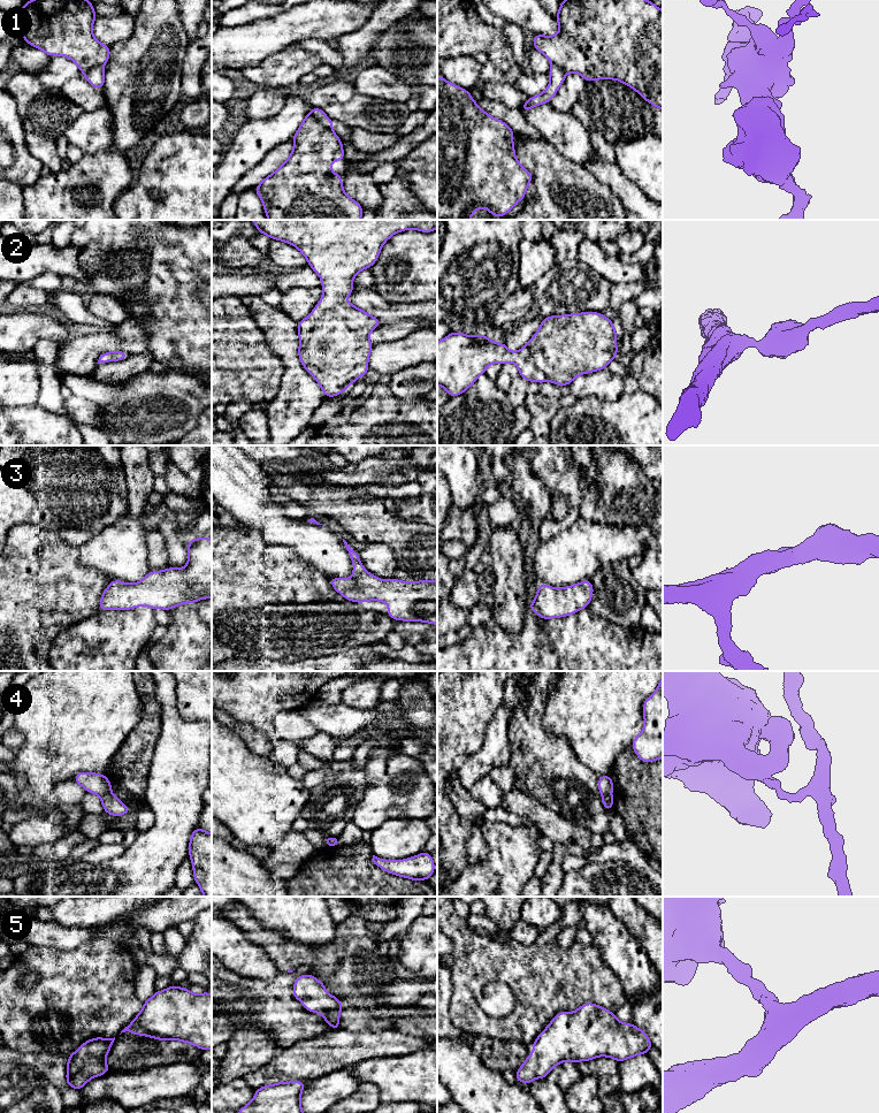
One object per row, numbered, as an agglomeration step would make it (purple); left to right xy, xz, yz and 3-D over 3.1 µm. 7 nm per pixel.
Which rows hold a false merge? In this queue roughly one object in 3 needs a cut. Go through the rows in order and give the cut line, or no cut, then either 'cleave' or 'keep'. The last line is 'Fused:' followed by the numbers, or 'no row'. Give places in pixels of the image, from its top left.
1: xz (310, 112), (323, 124), (331, 127) | cleave
2: no cut | keep
3: no cut | keep
4: xy (111, 792), (100, 797) | cleave
5: no cut | keep
Fused: 1, 4

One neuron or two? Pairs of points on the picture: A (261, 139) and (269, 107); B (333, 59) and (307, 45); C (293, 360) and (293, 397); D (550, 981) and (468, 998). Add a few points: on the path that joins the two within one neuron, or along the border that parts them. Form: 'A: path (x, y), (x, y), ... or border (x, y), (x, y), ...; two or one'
A: border (287, 100), (270, 116), (243, 121); two
B: path (327, 53), (313, 45); one
C: path (293, 370), (293, 388); one
D: path (528, 969), (492, 968), (484, 976); one

